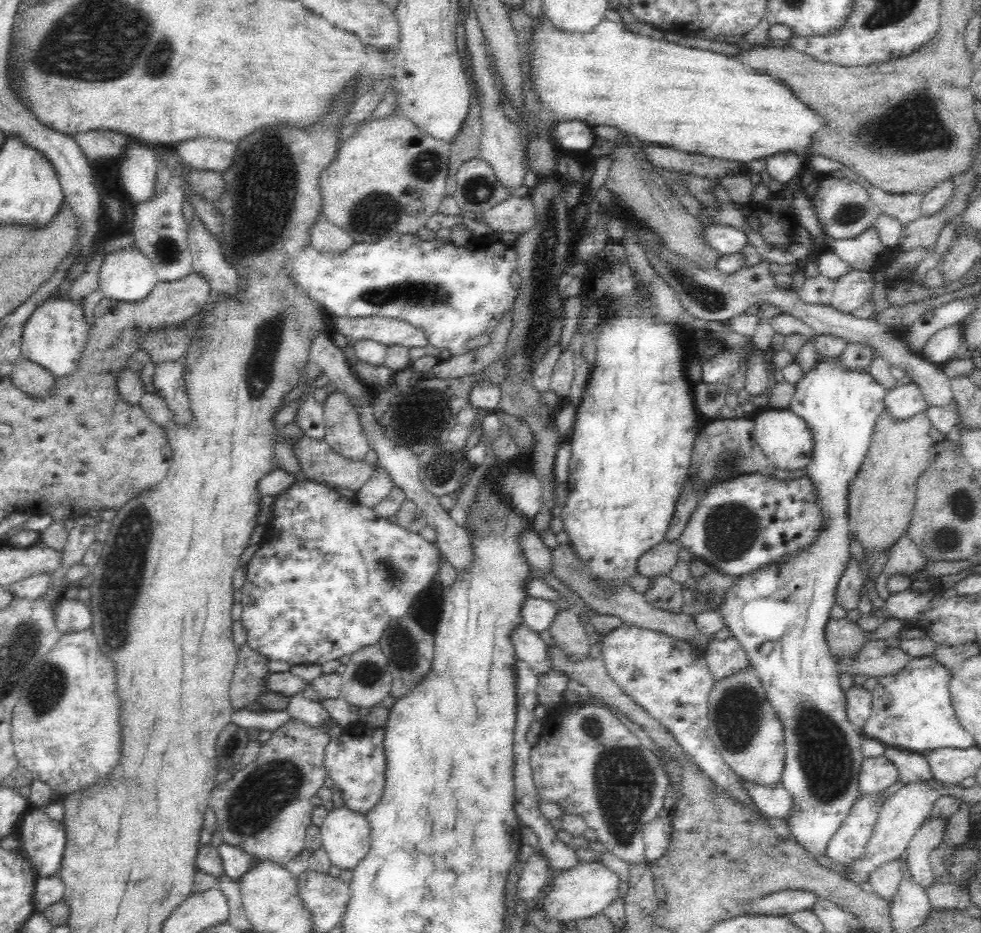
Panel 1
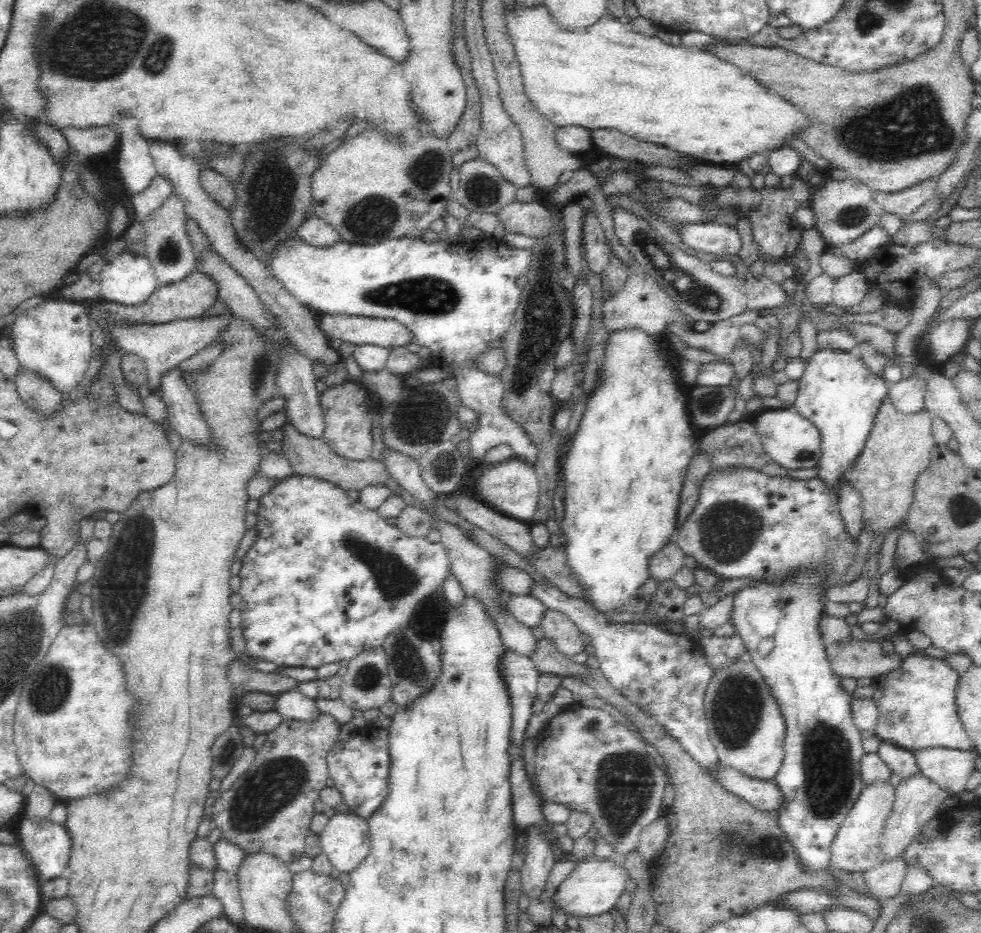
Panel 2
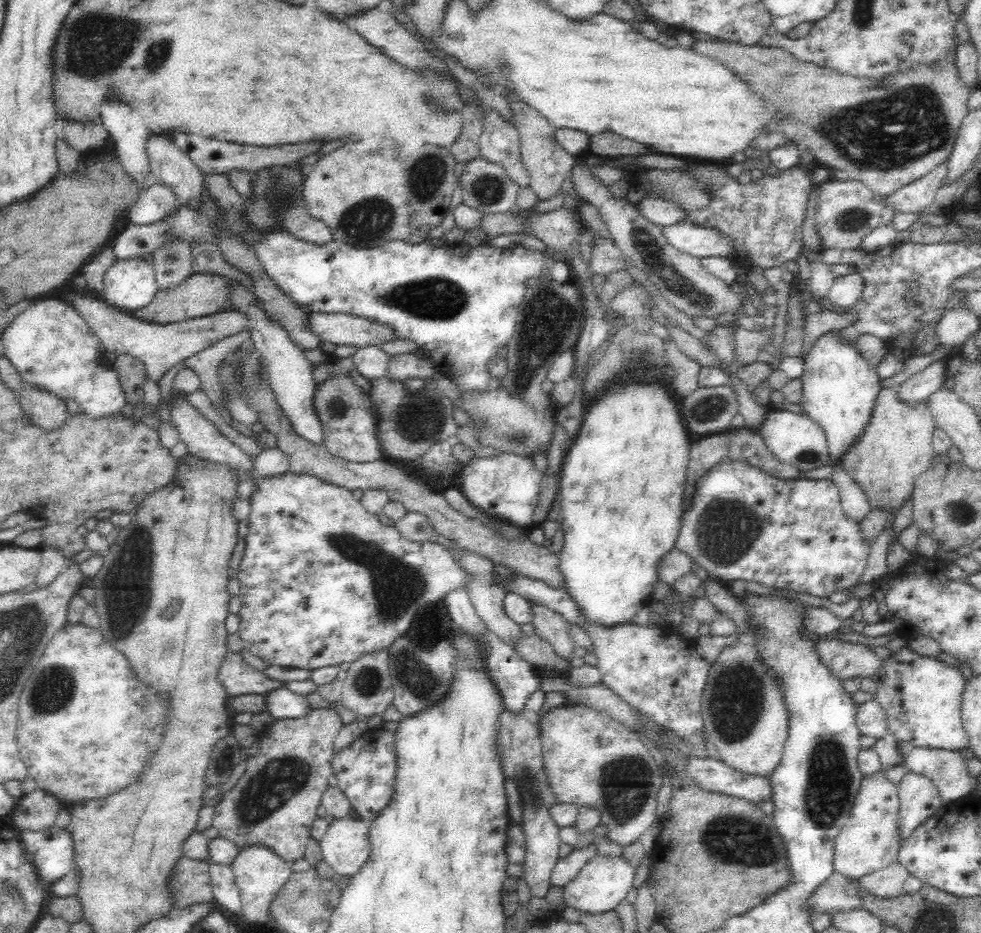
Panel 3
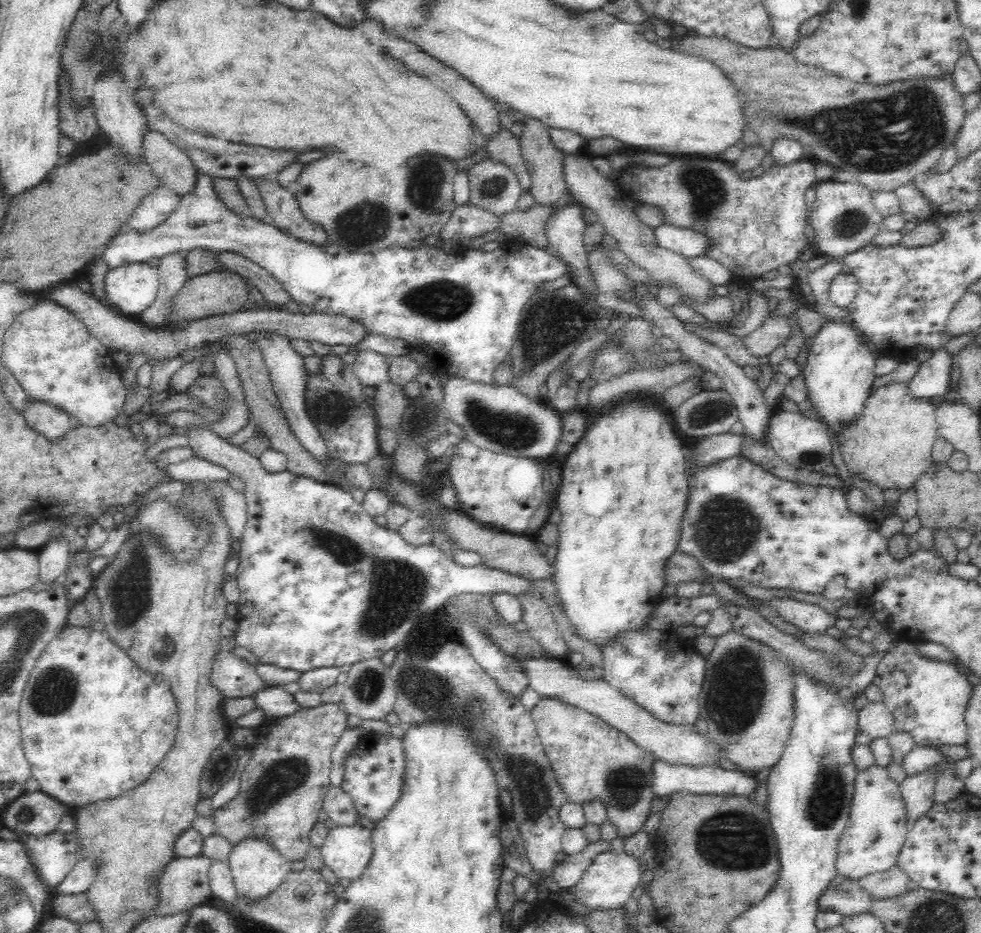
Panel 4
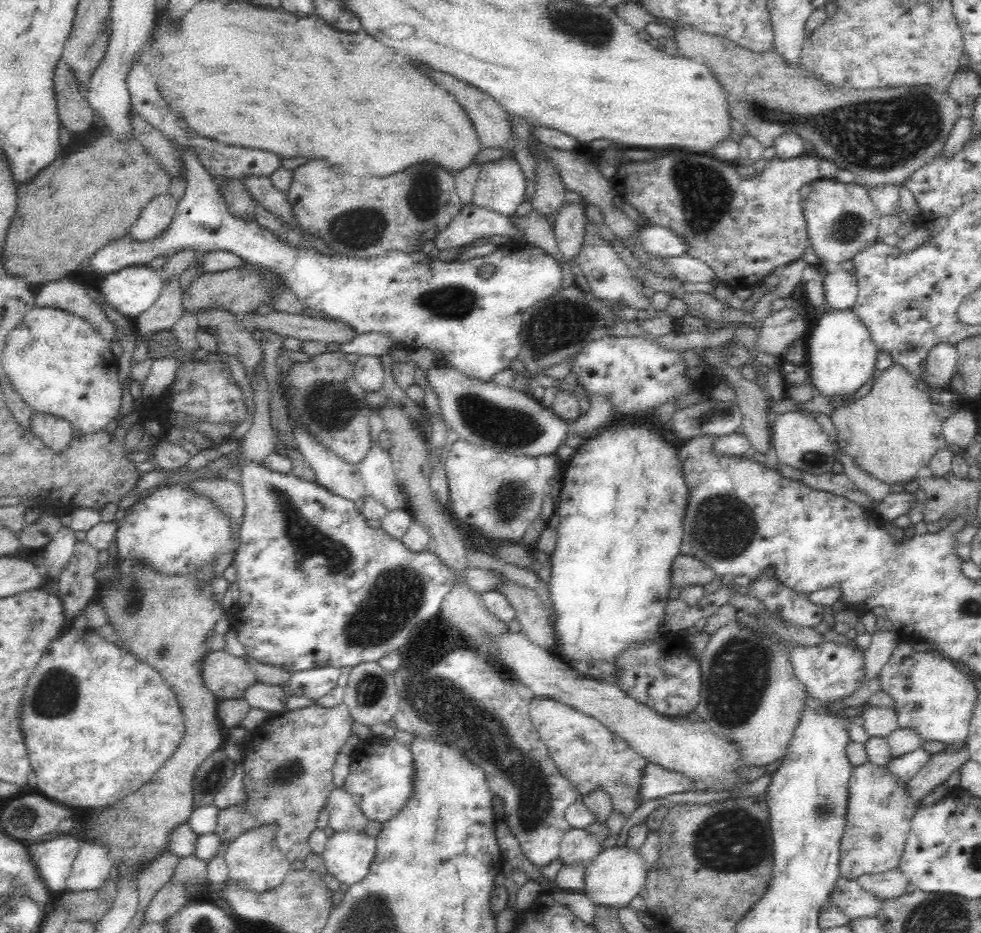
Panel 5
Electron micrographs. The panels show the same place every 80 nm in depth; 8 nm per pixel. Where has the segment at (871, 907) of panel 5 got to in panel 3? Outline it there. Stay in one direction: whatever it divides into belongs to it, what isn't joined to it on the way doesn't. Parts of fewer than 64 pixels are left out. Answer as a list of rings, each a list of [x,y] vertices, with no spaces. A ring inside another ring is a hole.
[[[833,872],[817,890],[809,896],[812,911],[834,914],[862,909],[860,886],[856,879],[850,879],[839,872]]]

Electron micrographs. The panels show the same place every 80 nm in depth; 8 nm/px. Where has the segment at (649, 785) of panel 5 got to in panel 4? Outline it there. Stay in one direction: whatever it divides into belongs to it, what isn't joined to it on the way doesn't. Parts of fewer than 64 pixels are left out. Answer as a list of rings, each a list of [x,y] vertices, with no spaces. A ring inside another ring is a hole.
[[[655,761],[652,764],[652,782],[650,782],[650,791],[652,796],[666,796],[673,792],[692,792],[699,795],[720,795],[726,794],[726,797],[736,798],[737,796],[753,797],[756,788],[757,779],[745,776],[743,773],[725,770],[722,767],[712,767],[712,765],[700,765],[692,767],[686,765],[672,765],[664,761]]]

